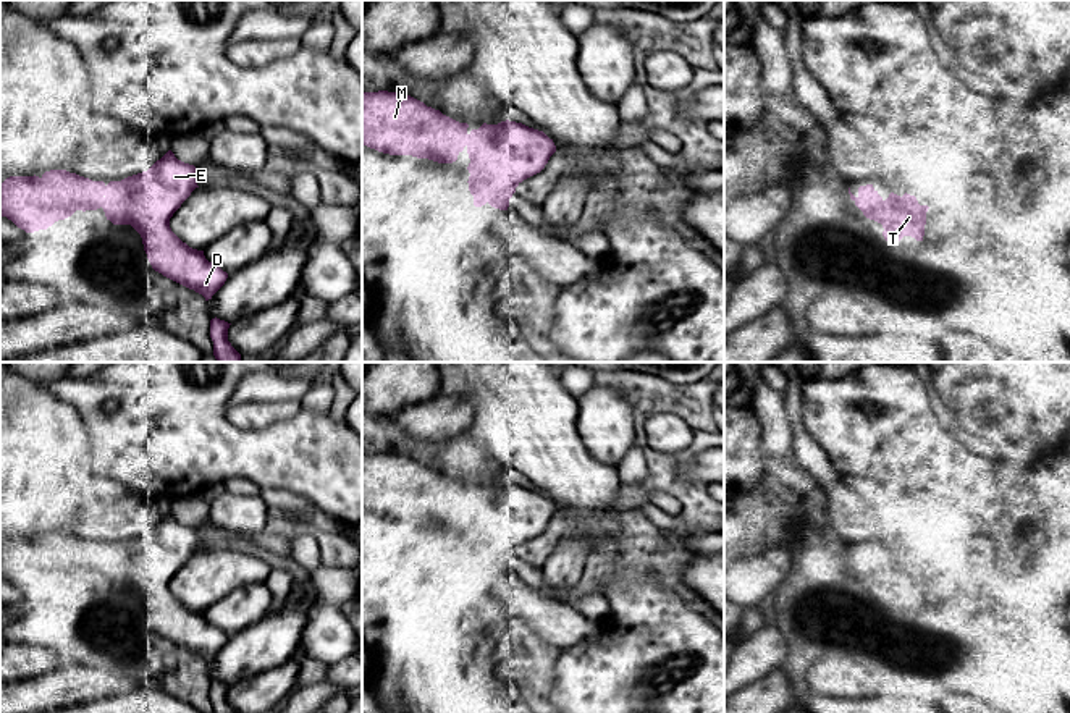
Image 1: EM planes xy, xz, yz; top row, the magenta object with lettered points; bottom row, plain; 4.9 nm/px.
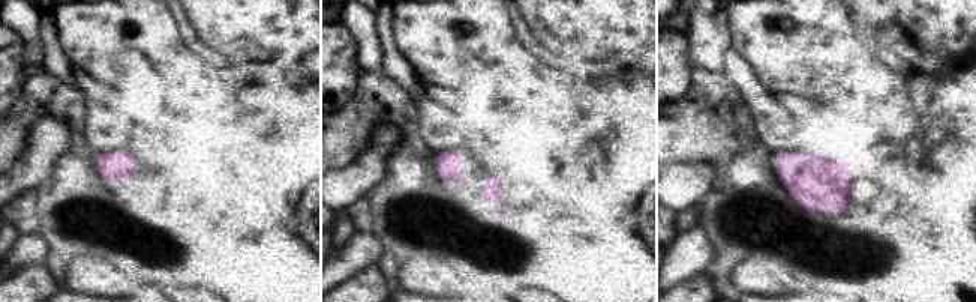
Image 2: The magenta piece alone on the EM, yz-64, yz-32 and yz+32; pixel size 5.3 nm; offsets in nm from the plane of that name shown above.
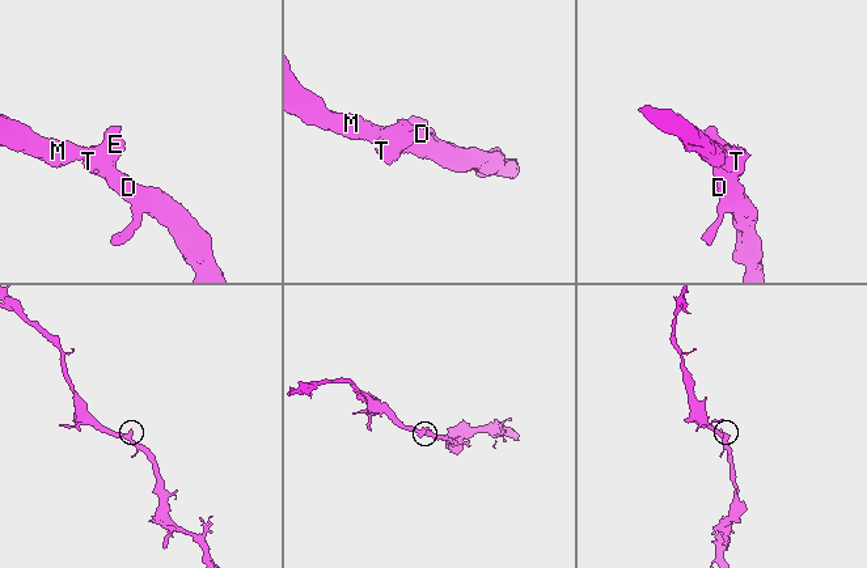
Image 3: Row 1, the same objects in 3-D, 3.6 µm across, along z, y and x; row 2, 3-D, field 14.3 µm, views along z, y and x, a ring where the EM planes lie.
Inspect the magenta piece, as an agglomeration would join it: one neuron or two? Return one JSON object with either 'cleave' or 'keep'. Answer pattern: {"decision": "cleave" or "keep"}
{"decision": "keep"}

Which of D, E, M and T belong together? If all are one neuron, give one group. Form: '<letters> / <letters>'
D E M T

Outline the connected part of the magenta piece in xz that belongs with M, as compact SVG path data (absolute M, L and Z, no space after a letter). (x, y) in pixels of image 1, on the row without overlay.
M362 454L362 506L383 516L412 517L438 525L456 524L457 517L465 511L470 521L467 545L475 569L488 564L495 571L508 572L516 550L524 542L540 535L556 514L553 501L543 493L522 485L509 482L498 487L483 485L470 495L467 490L467 485L459 485L407 456Z

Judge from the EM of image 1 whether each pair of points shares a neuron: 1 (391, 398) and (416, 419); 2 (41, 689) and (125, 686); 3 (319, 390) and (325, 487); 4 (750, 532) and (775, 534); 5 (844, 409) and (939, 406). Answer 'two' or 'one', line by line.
1: two
2: one
3: two
4: one
5: two

